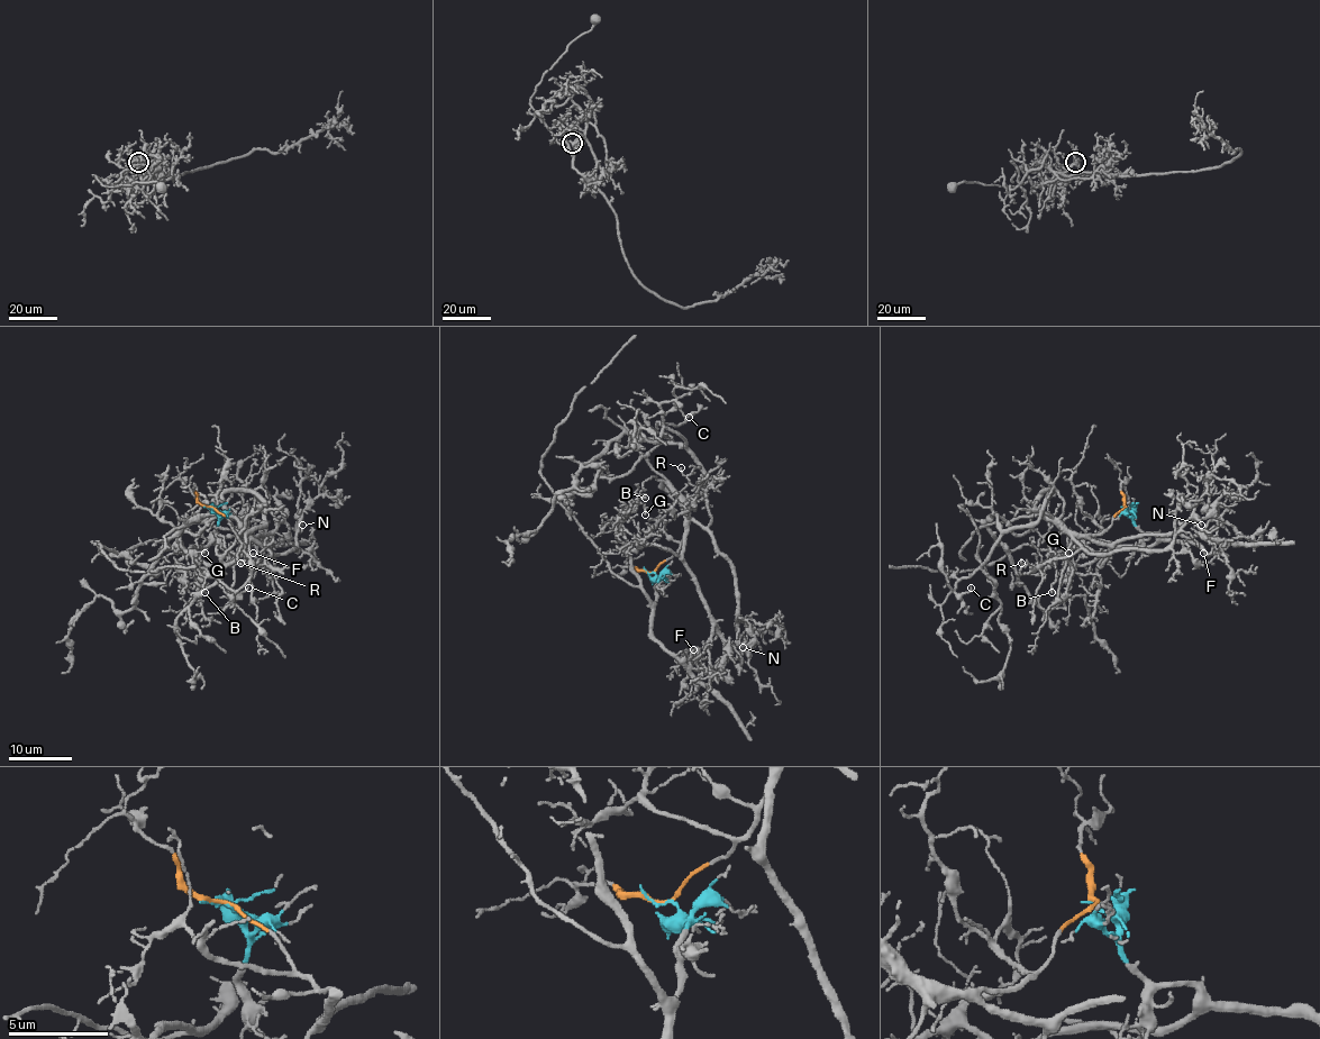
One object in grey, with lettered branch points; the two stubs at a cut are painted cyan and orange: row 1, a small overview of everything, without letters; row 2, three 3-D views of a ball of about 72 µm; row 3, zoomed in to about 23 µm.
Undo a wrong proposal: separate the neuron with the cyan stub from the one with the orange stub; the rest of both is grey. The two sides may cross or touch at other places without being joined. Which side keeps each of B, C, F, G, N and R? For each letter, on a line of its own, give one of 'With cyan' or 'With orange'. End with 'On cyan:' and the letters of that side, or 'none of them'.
B: With cyan
C: With orange
F: With cyan
G: With cyan
N: With orange
R: With orange
On cyan: B, F, G

